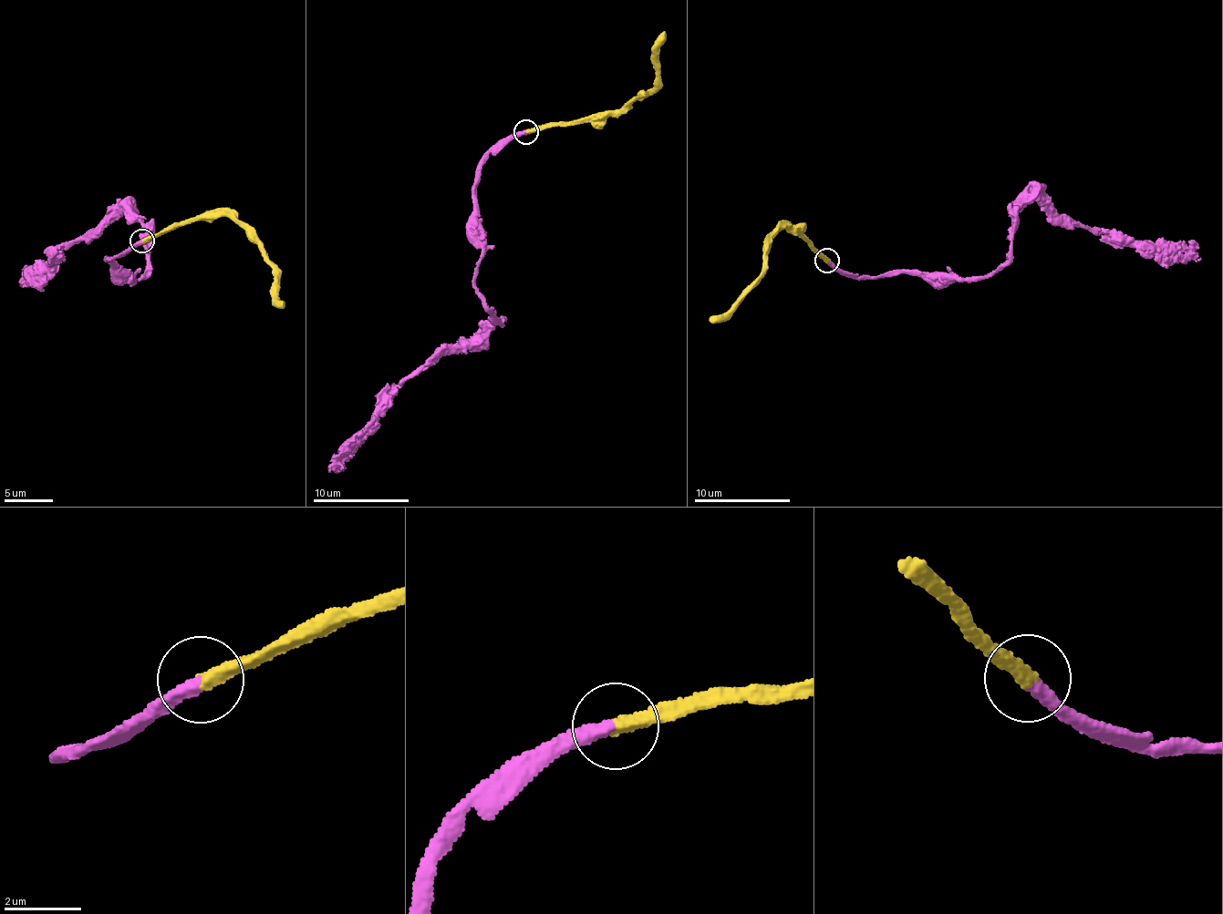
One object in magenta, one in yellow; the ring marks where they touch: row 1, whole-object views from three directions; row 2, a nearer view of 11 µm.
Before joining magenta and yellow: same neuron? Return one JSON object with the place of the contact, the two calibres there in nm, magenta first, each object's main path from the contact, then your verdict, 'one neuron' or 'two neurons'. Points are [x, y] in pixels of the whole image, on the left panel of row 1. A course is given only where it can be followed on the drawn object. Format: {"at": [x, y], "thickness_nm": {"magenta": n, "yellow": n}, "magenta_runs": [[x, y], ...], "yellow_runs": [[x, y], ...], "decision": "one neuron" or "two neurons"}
{"at": [142, 241], "thickness_nm": {"magenta": 360, "yellow": 360}, "magenta_runs": [[141, 241], [107, 258], [133, 285], [146, 229], [129, 213], [100, 220], [20, 286]], "yellow_runs": [[141, 241], [196, 220], [228, 215], [243, 229], [269, 265], [275, 280], [272, 292], [283, 305]], "decision": "one neuron"}

